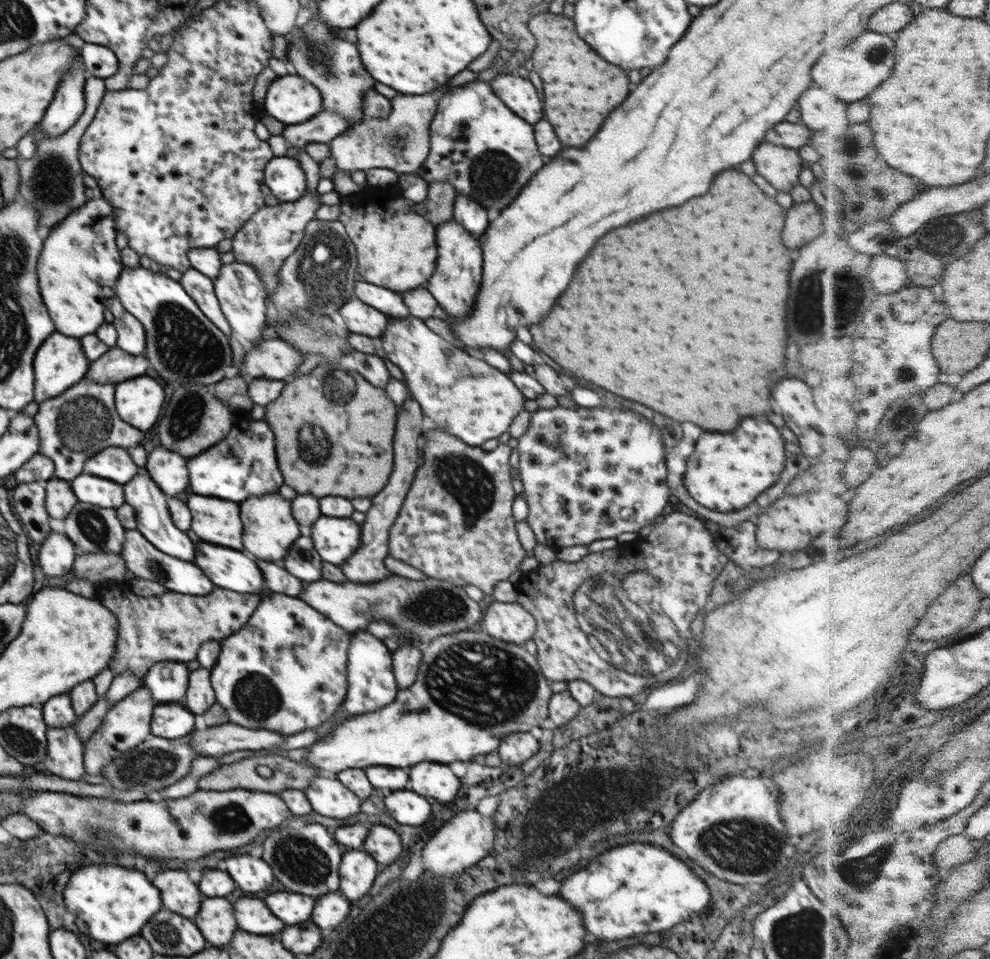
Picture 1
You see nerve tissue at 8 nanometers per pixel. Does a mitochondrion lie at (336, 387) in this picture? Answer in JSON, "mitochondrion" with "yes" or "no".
{"mitochondrion":"yes"}

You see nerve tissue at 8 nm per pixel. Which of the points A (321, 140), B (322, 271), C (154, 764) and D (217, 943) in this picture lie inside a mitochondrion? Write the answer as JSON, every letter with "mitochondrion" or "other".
{"A":"other","B":"mitochondrion","C":"mitochondrion","D":"other"}

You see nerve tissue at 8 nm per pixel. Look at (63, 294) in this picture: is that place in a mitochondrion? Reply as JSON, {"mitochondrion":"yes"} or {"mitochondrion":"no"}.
{"mitochondrion":"no"}

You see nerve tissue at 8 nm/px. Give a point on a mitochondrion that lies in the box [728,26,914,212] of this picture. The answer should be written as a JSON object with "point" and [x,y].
{"point":[875,55]}

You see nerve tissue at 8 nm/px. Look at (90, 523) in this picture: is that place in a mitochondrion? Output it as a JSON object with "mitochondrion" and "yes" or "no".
{"mitochondrion":"yes"}

